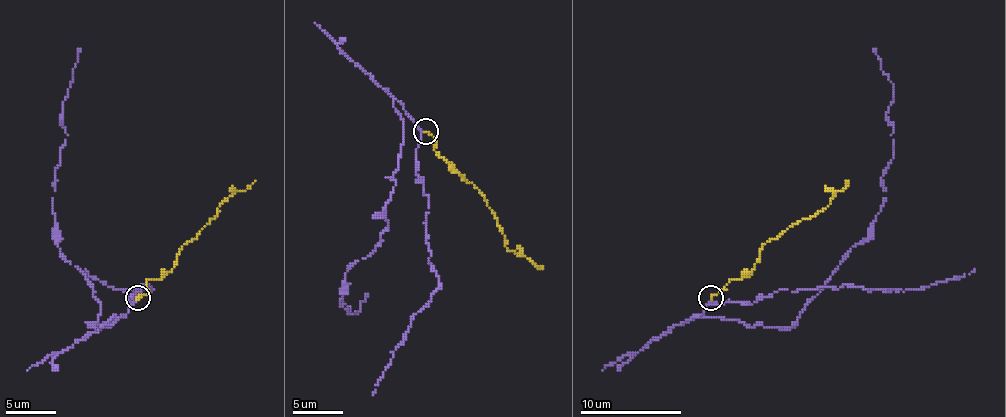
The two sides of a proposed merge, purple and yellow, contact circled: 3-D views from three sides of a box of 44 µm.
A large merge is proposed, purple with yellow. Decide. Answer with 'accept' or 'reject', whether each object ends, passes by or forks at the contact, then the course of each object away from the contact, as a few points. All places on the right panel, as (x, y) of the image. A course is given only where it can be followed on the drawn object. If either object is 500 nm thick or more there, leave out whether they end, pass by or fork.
accept; purple passes by; yellow ends there; purple runs (711, 297), (678, 325), (724, 317), (790, 327), (868, 236), (893, 148), (886, 112), (893, 84), (873, 49); yellow runs (711, 297), (731, 279), (742, 279), (754, 266), (759, 249), (769, 239), (825, 208), (848, 180)

